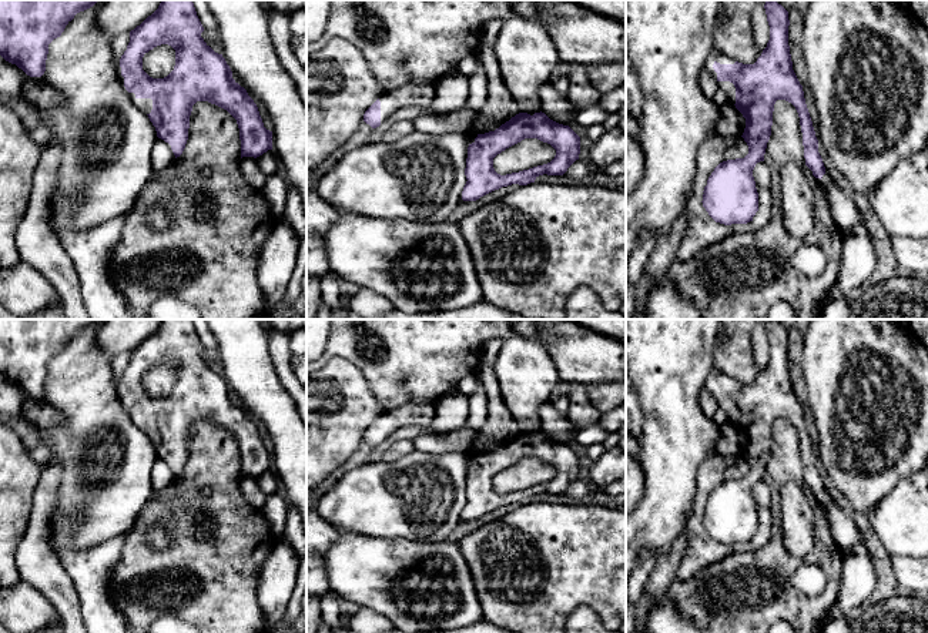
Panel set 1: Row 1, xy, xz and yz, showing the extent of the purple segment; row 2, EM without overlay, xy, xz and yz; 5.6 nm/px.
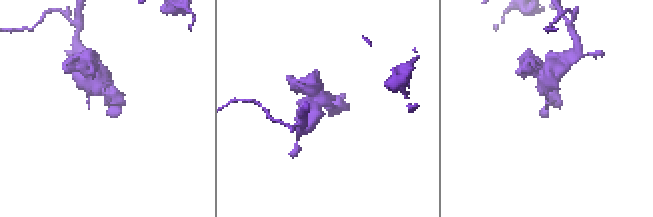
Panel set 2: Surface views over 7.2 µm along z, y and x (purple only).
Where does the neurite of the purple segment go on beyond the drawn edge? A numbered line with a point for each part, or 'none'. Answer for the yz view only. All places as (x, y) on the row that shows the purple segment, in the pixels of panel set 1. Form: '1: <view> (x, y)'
1: yz (714, 54)

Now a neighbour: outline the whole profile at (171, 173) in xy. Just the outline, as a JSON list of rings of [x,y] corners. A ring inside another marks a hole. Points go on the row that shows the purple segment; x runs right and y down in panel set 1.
[[[174,161],[168,167],[165,167],[160,171],[154,171],[154,175],[151,177],[151,180],[175,182],[175,181],[180,181],[181,178],[185,178],[185,180],[202,181],[202,180],[208,178],[210,175],[211,175],[210,168],[198,167],[195,170],[195,173],[190,177],[190,175],[184,174],[180,170],[180,167],[177,165],[177,163]]]

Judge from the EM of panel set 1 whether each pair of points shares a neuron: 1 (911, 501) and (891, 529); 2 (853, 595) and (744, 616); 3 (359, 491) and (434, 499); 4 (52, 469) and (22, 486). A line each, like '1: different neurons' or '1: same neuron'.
1: same neuron
2: different neurons
3: same neuron
4: different neurons

